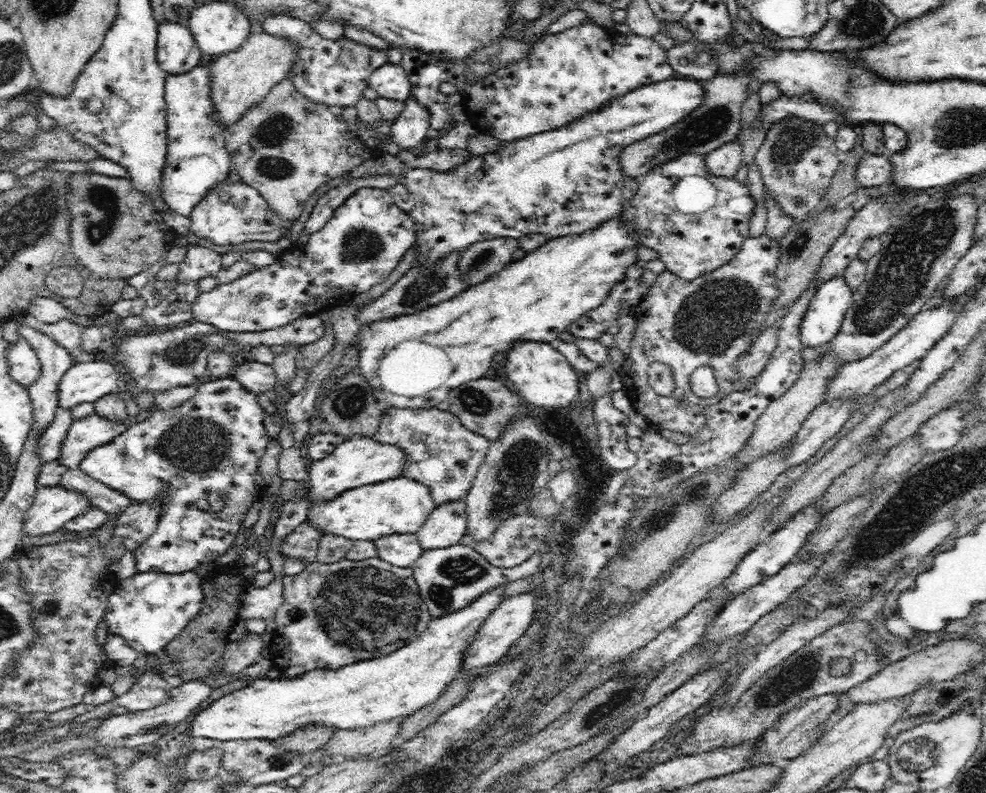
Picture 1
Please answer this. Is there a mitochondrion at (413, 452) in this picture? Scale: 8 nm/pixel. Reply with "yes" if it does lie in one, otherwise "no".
no

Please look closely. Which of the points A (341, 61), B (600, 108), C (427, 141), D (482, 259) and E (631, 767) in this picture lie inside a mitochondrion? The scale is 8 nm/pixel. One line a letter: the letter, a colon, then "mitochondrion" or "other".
A: other
B: other
C: other
D: mitochondrion
E: other

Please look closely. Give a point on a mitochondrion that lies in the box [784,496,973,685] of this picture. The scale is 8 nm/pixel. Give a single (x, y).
(832, 578)

